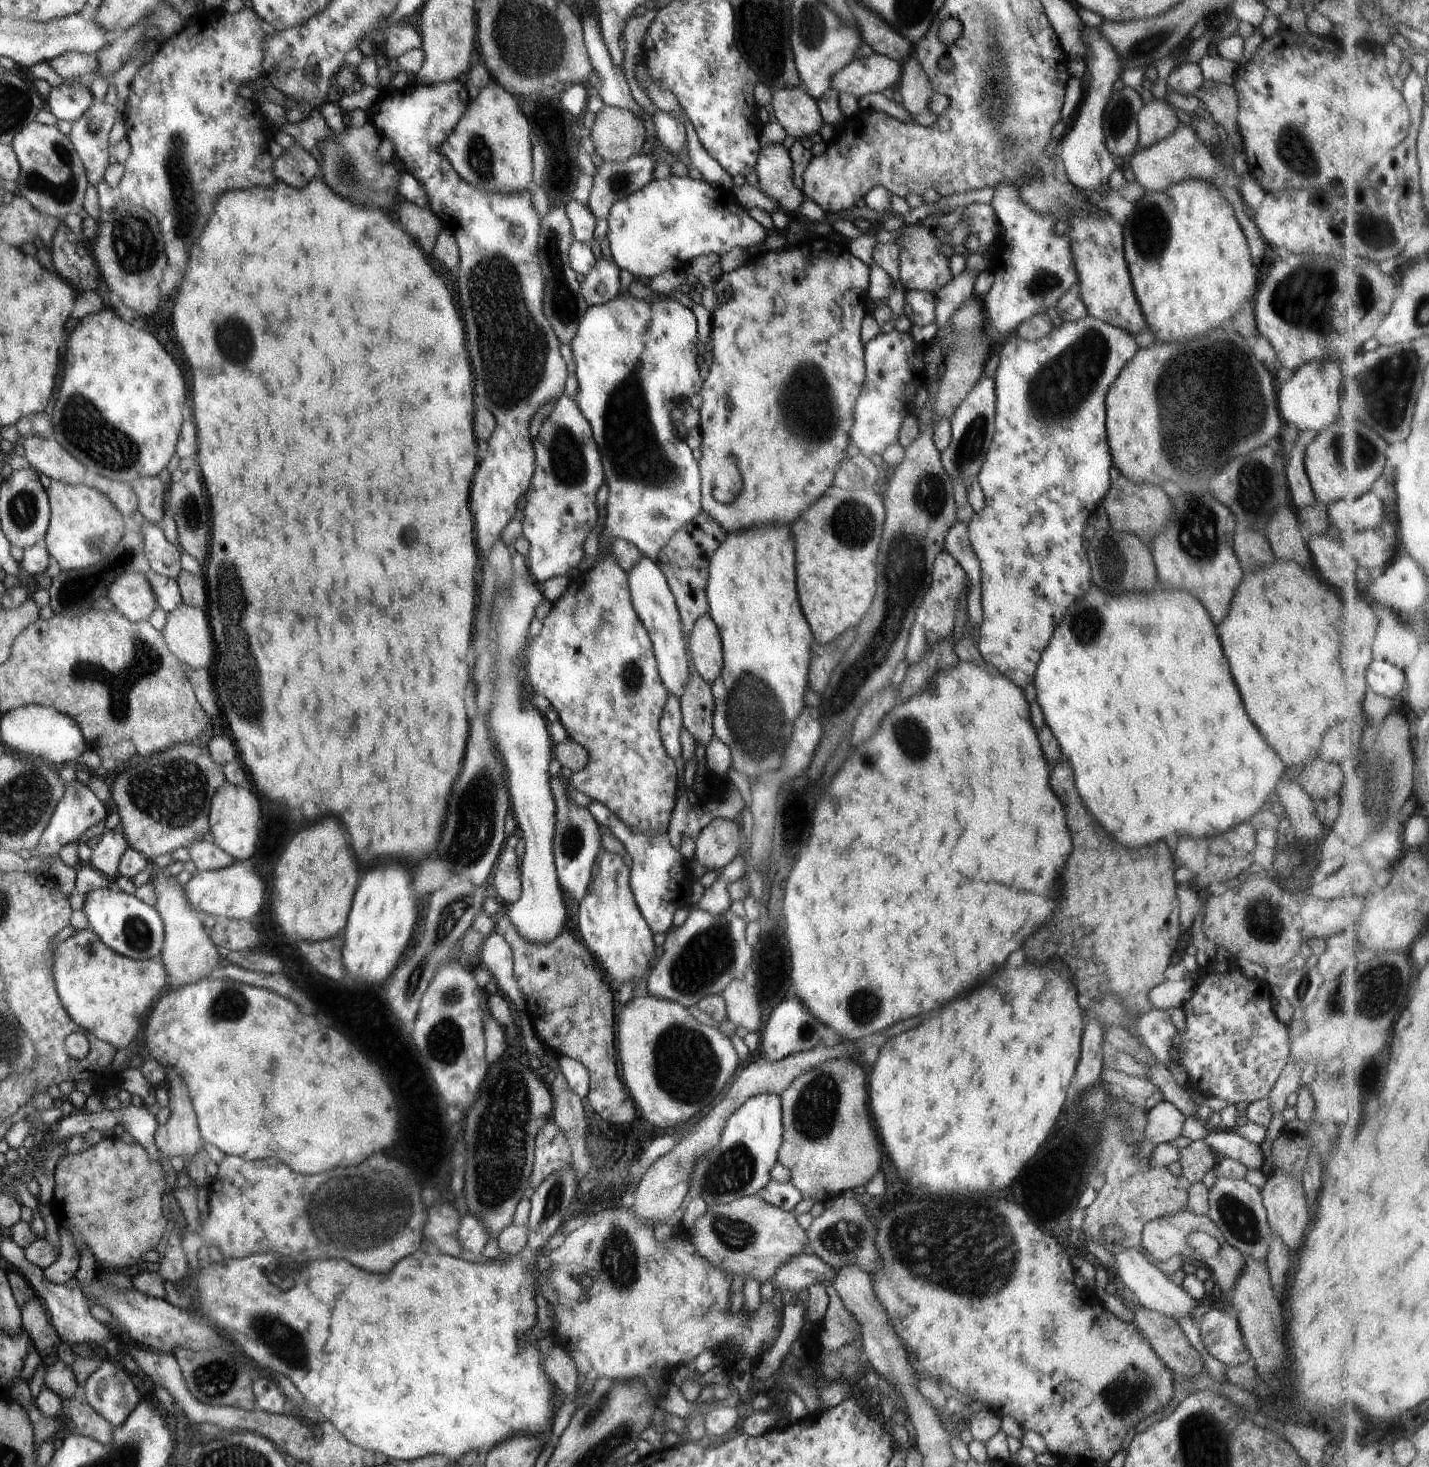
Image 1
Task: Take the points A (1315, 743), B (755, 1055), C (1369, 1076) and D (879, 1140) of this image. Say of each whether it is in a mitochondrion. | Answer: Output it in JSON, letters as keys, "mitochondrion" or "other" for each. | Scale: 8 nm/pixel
{"A":"other","B":"other","C":"other","D":"other"}

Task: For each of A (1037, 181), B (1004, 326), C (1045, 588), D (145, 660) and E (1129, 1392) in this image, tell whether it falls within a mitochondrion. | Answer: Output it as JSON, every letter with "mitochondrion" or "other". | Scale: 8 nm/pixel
{"A":"mitochondrion","B":"other","C":"other","D":"mitochondrion","E":"mitochondrion"}

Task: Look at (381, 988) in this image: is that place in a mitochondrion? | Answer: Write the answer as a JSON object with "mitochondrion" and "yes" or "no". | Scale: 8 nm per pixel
{"mitochondrion":"no"}

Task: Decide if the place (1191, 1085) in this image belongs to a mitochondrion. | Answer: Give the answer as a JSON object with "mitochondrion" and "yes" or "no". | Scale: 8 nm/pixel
{"mitochondrion":"no"}

